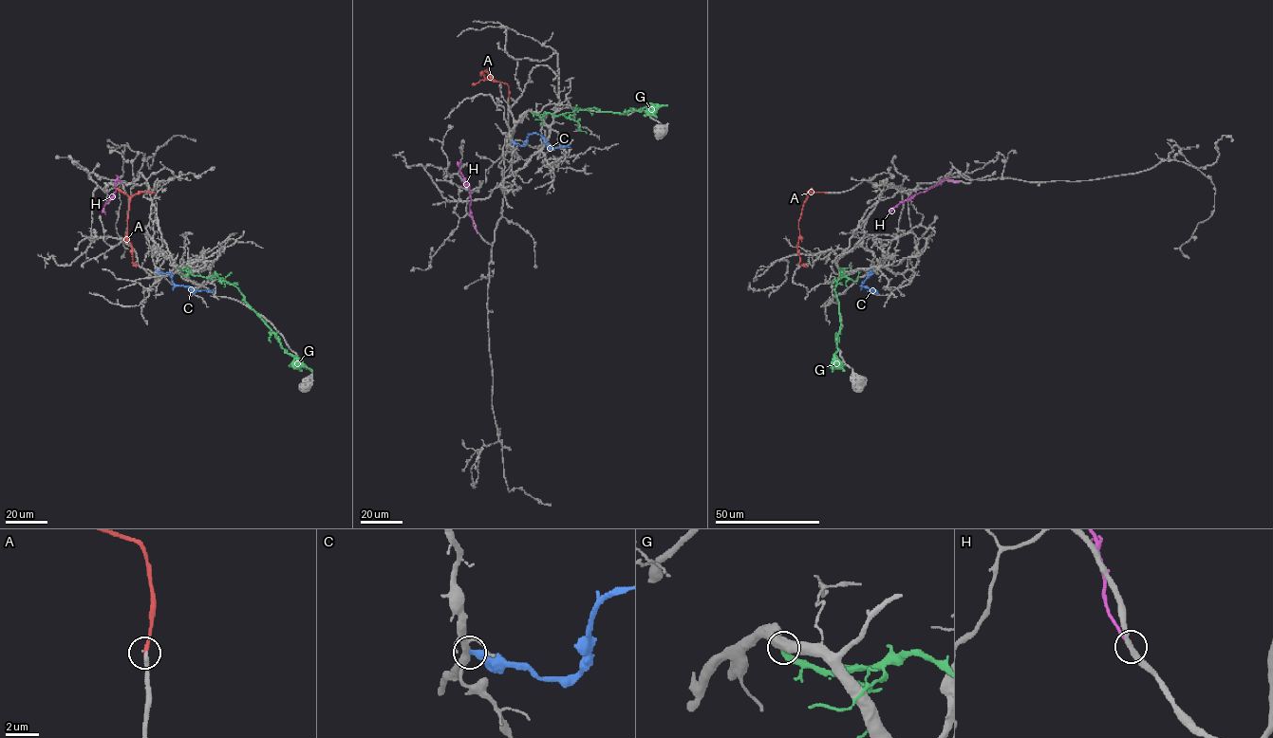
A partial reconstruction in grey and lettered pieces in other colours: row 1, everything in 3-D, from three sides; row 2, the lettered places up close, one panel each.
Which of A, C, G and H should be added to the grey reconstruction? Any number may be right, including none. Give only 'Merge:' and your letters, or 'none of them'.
Merge: A

